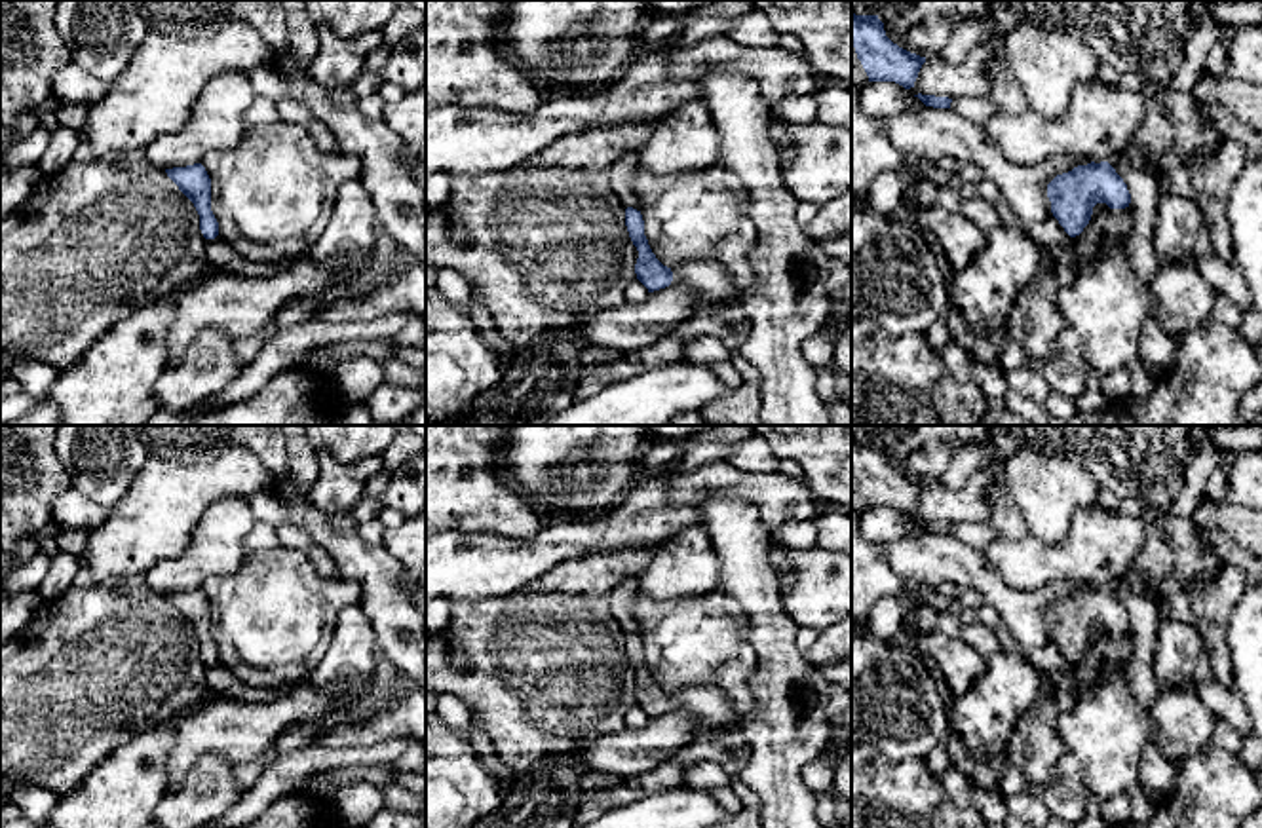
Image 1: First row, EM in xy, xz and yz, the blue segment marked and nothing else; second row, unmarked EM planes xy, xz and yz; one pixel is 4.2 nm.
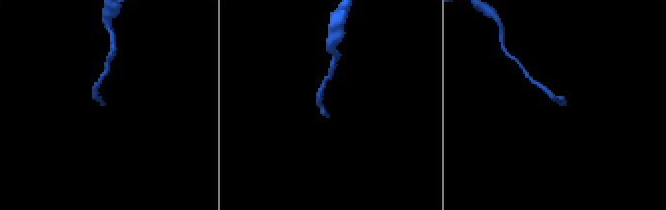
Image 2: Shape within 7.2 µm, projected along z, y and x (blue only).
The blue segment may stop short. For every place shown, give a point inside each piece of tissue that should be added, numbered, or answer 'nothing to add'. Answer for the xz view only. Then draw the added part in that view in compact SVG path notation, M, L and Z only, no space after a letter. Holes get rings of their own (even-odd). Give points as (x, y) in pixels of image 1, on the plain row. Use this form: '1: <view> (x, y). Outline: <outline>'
1: xz (706, 703). Outline: M694 686L675 691L671 693L671 697L671 712L686 710L707 729L730 729L736 727L739 722L726 695L718 687Z

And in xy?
nothing to add

